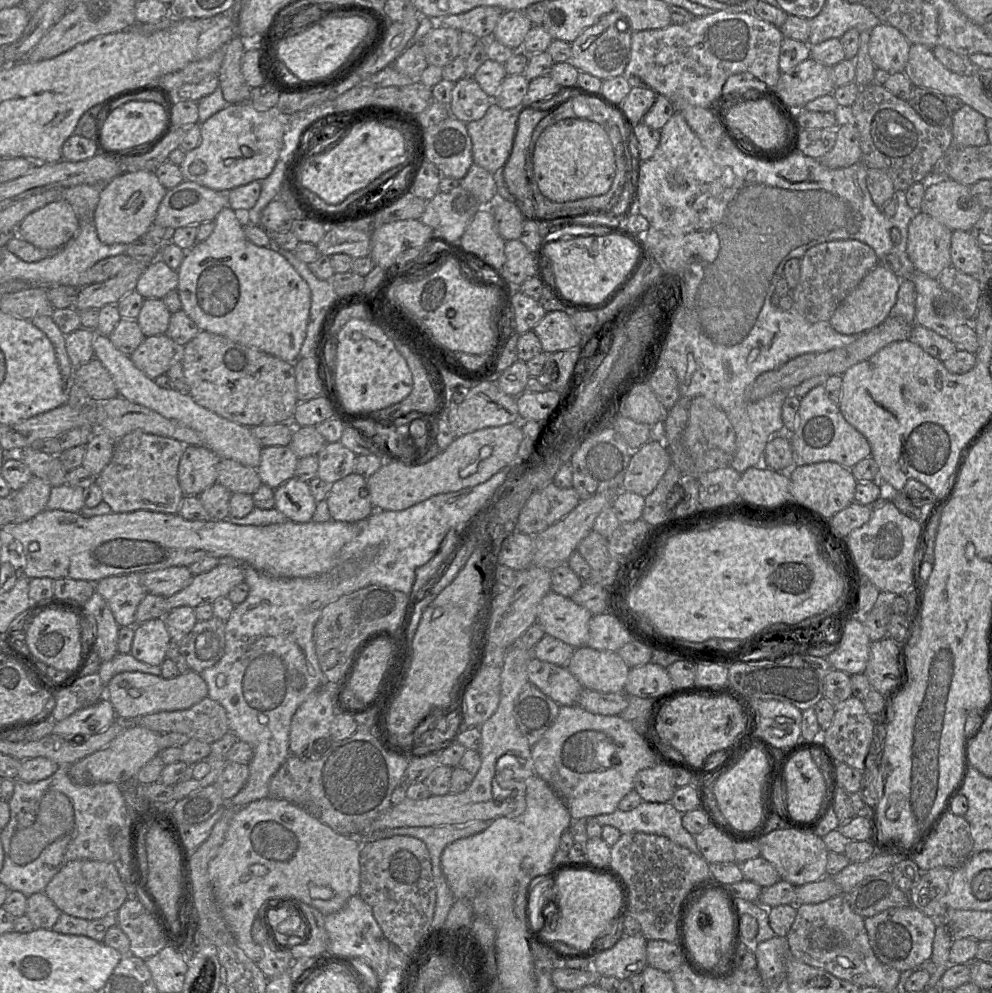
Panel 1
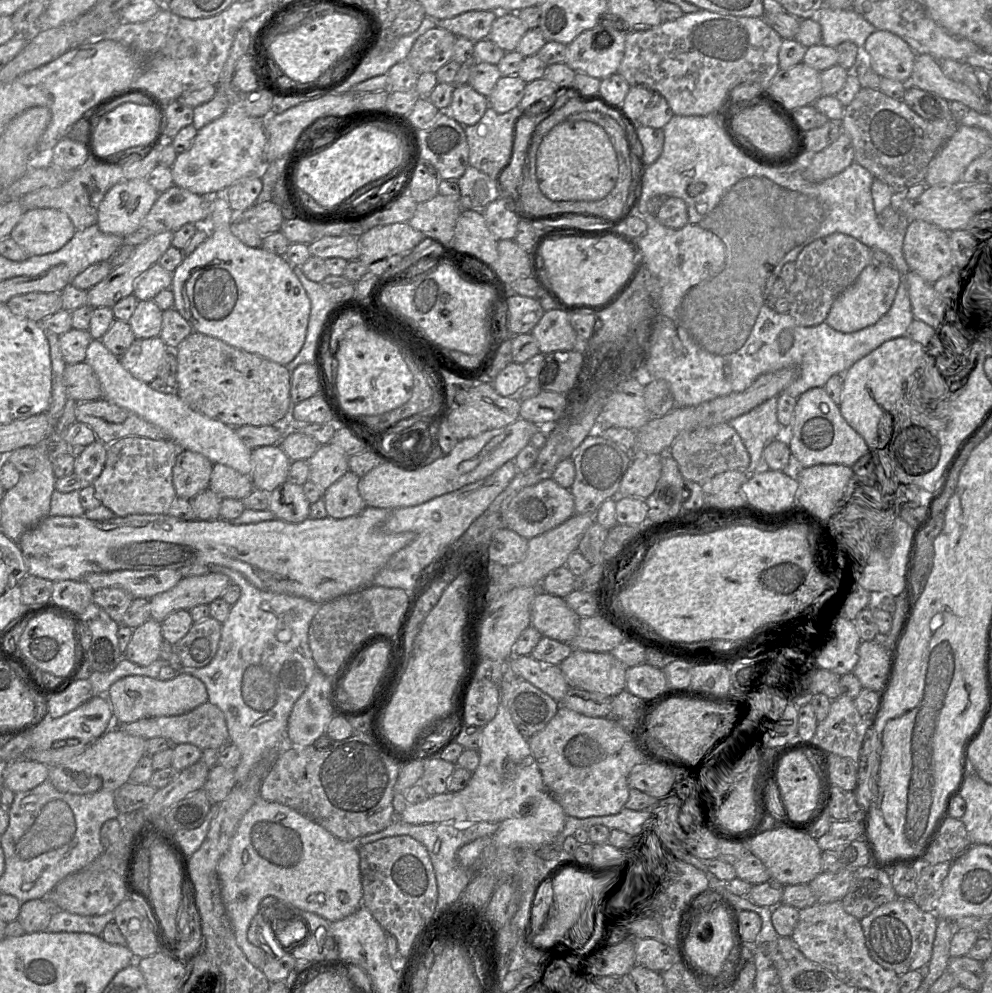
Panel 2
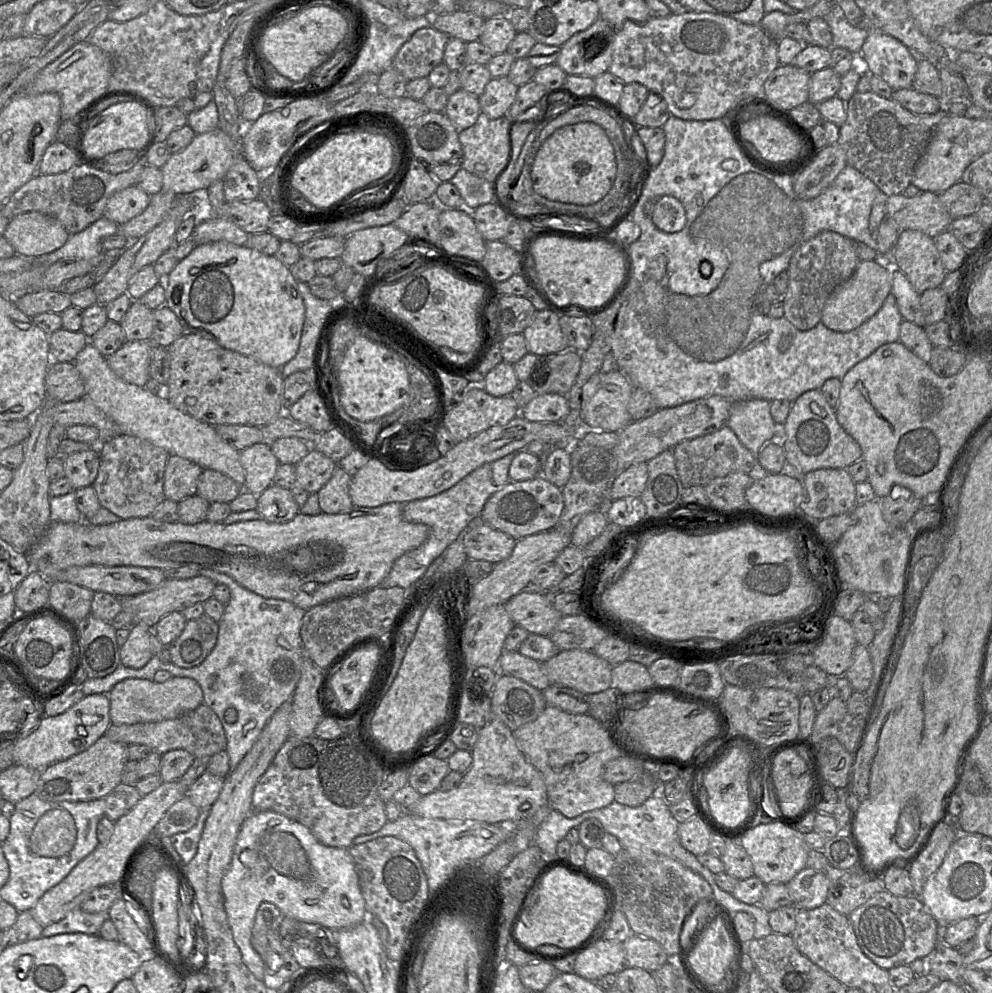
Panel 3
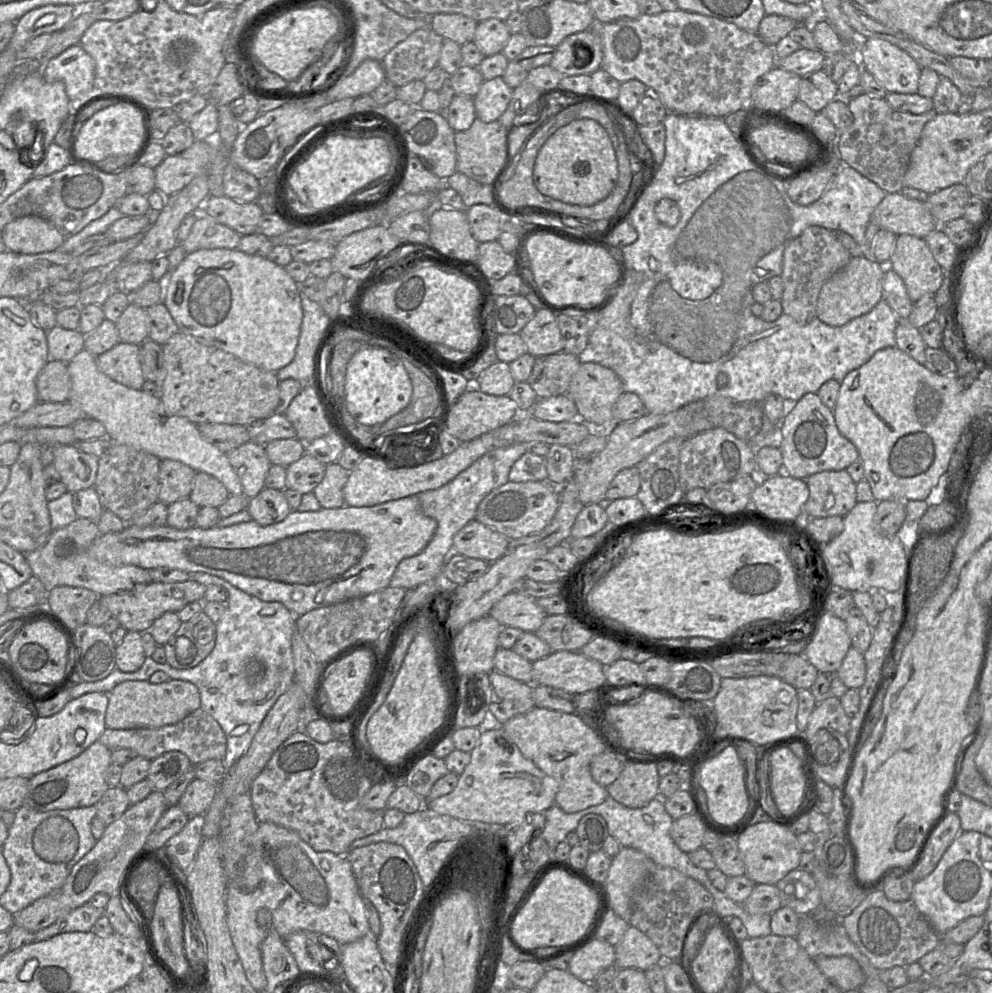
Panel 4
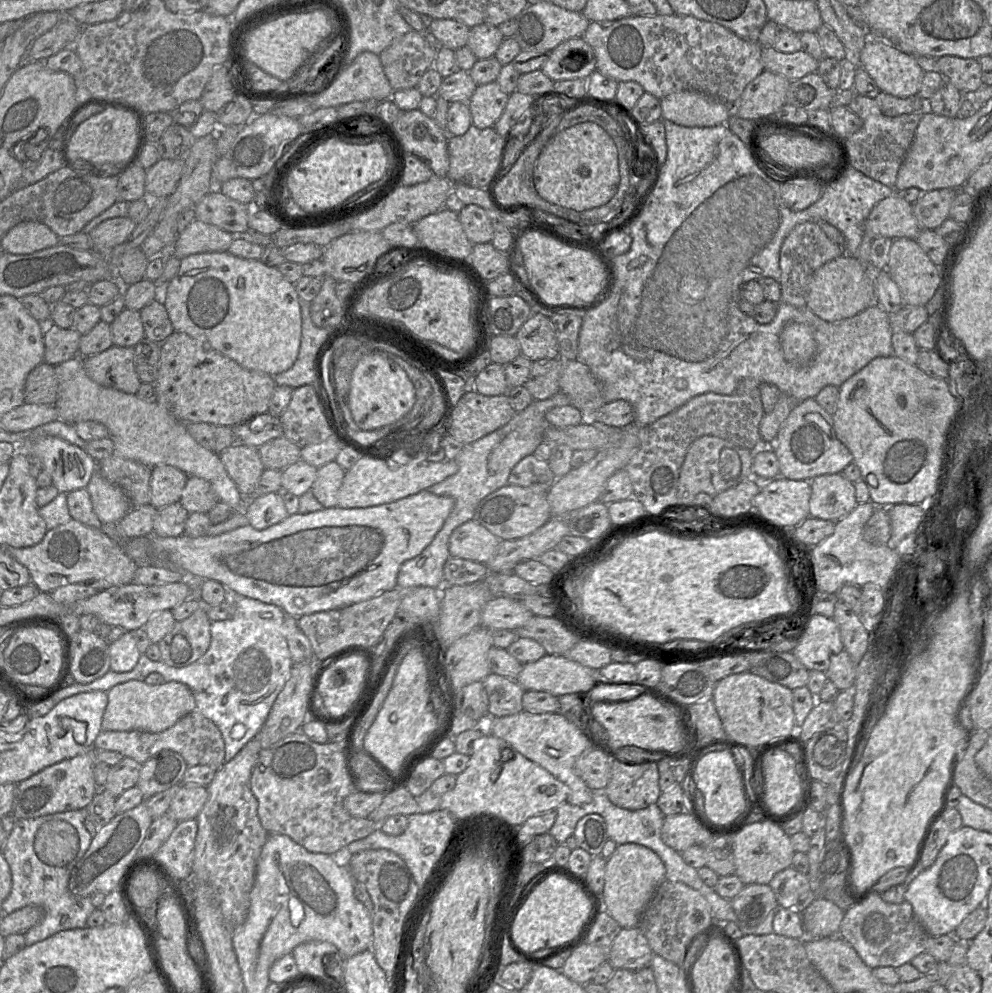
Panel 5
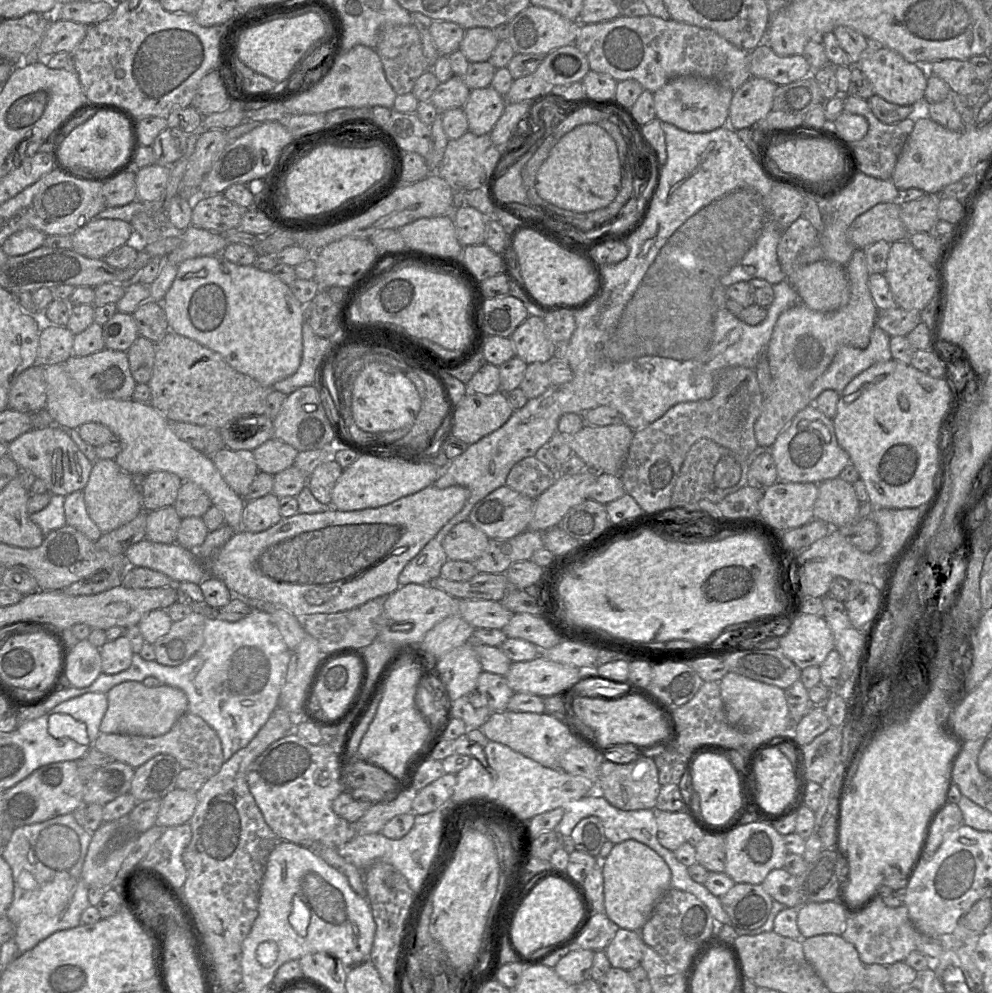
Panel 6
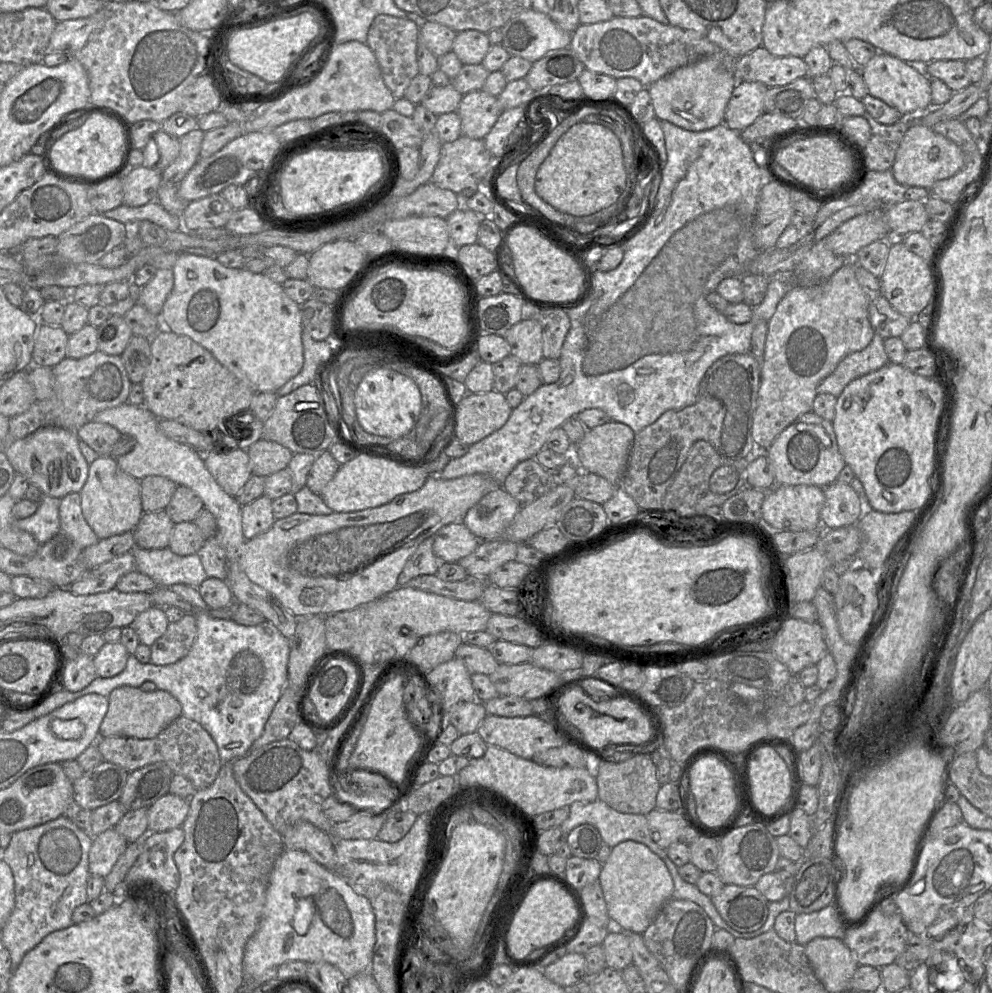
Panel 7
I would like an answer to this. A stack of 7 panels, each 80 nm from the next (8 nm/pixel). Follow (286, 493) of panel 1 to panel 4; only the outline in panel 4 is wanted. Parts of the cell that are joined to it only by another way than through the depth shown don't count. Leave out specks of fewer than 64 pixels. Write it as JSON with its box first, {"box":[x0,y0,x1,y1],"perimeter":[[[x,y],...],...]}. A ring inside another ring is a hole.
{"box":[247,488,291,526],"perimeter":[[[263,488],[257,496],[249,500],[247,511],[253,521],[268,526],[283,521],[291,509],[283,490]]]}

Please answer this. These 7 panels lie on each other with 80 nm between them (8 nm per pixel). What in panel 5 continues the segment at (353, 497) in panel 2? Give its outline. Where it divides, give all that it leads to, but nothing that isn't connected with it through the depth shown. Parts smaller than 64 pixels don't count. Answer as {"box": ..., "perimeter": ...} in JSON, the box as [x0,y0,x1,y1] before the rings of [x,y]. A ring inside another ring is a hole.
{"box":[311,461,345,508],"perimeter":[[[331,461],[318,468],[317,478],[311,491],[324,508],[338,506],[338,492],[342,485],[345,470]]]}

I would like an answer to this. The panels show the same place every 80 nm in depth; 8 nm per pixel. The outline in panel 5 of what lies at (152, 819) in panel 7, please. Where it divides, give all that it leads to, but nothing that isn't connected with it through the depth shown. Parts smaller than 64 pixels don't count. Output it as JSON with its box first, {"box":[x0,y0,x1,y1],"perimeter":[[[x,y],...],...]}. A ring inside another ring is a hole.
{"box":[168,784,207,822],"perimeter":[[[198,784],[181,785],[170,804],[168,813],[178,822],[196,819],[207,799],[207,787]]]}

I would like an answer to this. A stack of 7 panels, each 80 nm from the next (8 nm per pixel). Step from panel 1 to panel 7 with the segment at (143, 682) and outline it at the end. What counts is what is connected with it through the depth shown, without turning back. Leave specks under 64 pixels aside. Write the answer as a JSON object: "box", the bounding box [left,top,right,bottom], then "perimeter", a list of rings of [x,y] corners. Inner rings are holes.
{"box":[99,686,182,738],"perimeter":[[[120,686],[110,693],[108,701],[109,707],[100,725],[99,737],[153,738],[182,715],[180,702],[169,692],[160,689],[145,692],[139,687]]]}

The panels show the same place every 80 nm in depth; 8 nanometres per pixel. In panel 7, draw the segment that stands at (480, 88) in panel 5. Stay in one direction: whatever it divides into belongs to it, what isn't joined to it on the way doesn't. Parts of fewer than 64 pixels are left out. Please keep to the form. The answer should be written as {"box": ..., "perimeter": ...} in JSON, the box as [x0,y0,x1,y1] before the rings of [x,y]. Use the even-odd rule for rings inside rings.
{"box":[456,90,501,140],"perimeter":[[[476,90],[462,96],[456,112],[461,119],[462,135],[483,140],[500,116],[501,106],[497,97]]]}

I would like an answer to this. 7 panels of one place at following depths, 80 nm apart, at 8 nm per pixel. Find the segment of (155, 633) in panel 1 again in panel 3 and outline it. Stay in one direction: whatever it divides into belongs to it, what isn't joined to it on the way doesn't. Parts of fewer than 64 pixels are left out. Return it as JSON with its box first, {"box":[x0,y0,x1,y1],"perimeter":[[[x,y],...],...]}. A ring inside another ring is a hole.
{"box":[120,624,153,669],"perimeter":[[[135,624],[122,647],[120,647],[120,662],[134,669],[145,666],[153,657],[150,646],[150,627],[146,624]]]}

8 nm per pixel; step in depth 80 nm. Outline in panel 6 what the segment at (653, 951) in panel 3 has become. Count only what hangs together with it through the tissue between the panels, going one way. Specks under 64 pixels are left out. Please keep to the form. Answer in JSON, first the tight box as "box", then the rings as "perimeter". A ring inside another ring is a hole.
{"box":[604,928,644,971],"perimeter":[[[619,928],[604,951],[611,967],[629,971],[640,965],[644,944],[639,931]]]}

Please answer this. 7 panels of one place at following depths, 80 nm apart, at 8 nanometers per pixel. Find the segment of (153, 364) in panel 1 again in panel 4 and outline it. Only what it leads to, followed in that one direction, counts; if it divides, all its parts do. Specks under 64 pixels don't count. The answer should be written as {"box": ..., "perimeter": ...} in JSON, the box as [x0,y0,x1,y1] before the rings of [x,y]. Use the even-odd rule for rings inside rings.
{"box":[96,343,145,390],"perimeter":[[[118,343],[96,357],[98,369],[112,380],[141,390],[145,382],[140,361],[140,345]]]}

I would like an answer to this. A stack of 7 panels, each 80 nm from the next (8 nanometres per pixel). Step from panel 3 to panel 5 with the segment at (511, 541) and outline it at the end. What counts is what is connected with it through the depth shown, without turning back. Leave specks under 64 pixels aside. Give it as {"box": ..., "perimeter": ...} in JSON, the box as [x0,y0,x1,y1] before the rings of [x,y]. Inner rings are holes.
{"box":[449,519,500,564],"perimeter":[[[473,519],[457,527],[449,538],[451,558],[486,564],[496,552],[500,539]]]}

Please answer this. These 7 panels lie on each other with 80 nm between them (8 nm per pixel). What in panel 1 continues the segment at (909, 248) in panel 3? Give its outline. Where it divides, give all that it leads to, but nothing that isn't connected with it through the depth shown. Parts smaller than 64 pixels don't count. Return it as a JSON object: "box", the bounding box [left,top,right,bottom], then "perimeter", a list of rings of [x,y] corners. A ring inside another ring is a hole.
{"box":[907,211,952,278],"perimeter":[[[917,211],[908,226],[907,254],[916,272],[923,273],[930,278],[937,278],[947,267],[952,265],[951,248],[952,230],[922,211]]]}

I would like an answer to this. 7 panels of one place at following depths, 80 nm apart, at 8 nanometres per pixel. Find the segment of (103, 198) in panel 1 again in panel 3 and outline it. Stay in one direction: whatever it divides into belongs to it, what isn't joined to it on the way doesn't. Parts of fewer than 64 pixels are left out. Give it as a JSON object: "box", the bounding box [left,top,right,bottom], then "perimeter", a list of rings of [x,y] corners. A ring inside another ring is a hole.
{"box":[103,185,151,225],"perimeter":[[[136,185],[114,193],[108,200],[103,216],[122,225],[140,215],[149,205],[151,196]]]}

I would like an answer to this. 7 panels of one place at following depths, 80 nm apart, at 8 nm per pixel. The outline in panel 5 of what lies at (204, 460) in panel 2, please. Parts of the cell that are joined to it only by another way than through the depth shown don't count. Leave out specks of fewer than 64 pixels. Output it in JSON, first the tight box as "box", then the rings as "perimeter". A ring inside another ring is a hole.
{"box":[149,466,188,509],"perimeter":[[[174,466],[153,467],[150,478],[149,504],[160,509],[179,502],[188,478],[185,472]]]}

